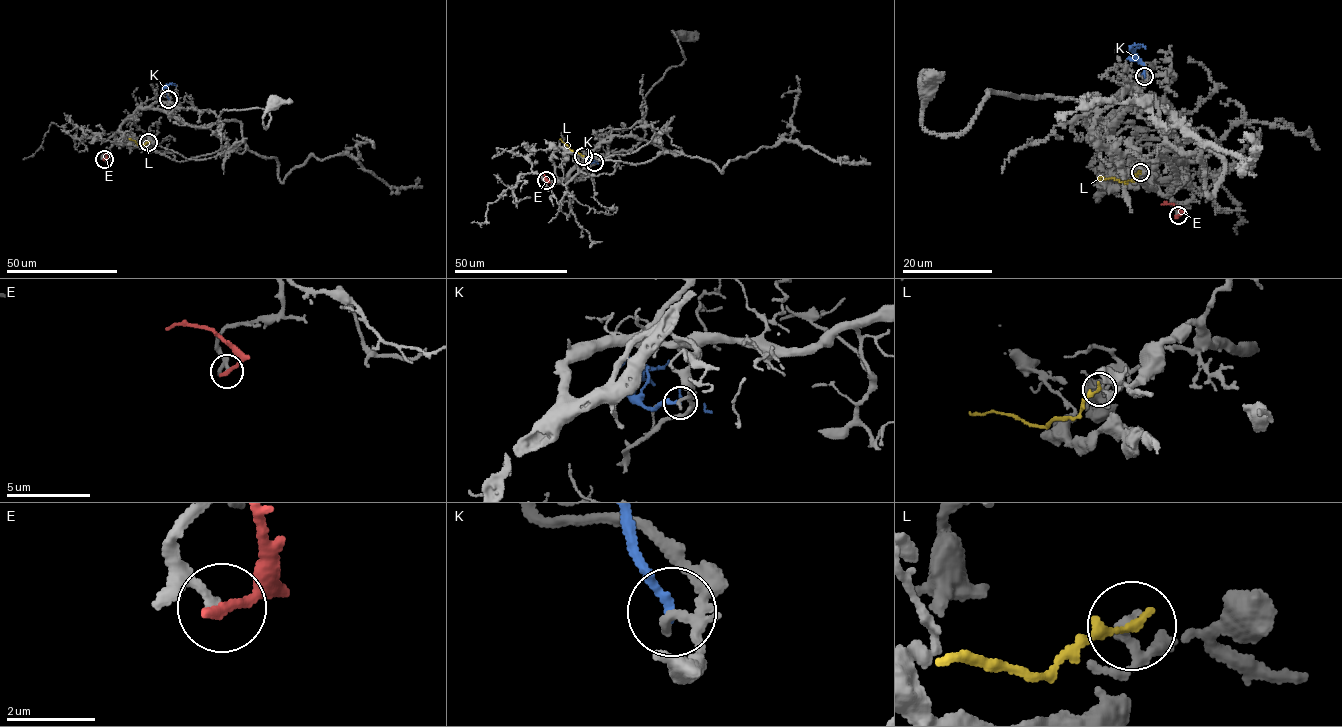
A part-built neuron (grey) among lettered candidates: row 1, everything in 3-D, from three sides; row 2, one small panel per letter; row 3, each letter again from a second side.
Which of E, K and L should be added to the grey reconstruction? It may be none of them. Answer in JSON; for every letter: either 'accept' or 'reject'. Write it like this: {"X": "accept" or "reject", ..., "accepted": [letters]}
{"E": "reject", "K": "reject", "L": "reject", "accepted": []}

